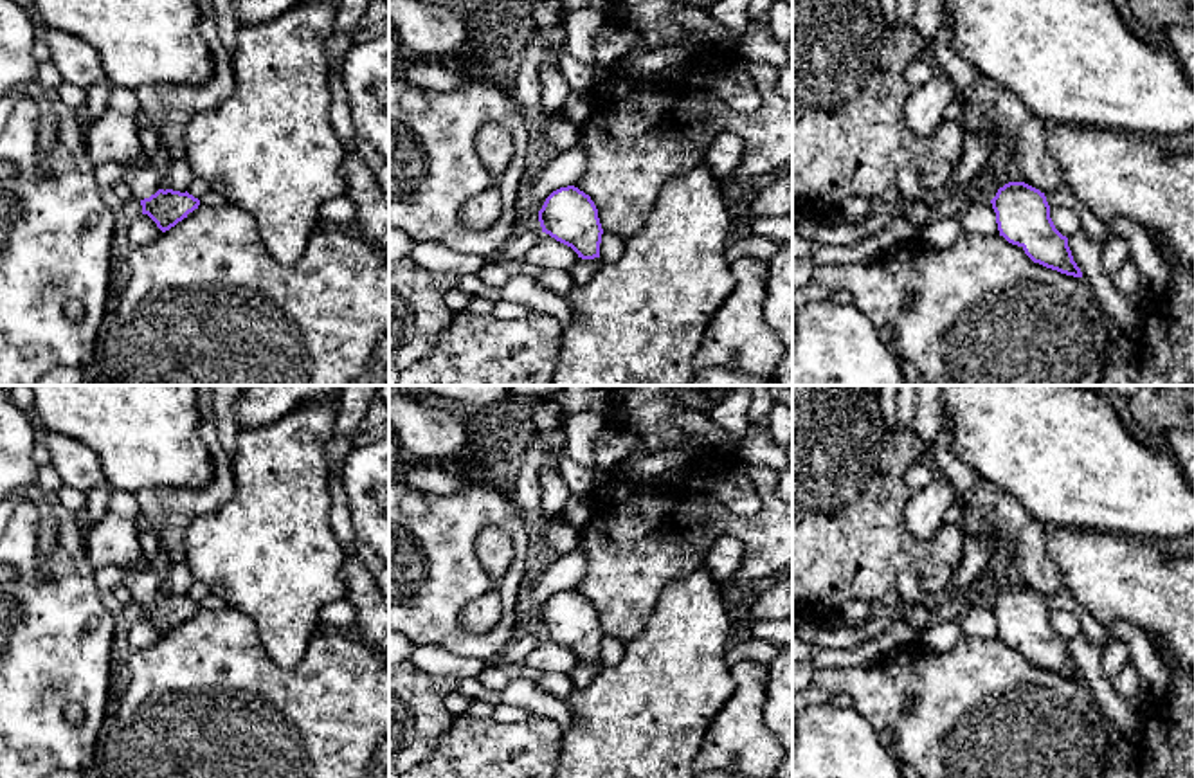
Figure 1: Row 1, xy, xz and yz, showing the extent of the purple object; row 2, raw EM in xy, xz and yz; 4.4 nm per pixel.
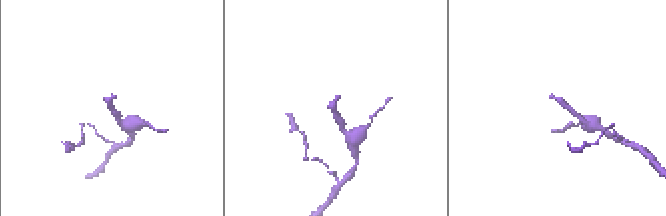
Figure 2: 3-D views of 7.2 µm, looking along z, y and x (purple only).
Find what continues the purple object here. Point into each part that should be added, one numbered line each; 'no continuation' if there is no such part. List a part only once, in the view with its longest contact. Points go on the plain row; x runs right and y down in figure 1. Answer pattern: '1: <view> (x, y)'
1: xy (143, 582)

